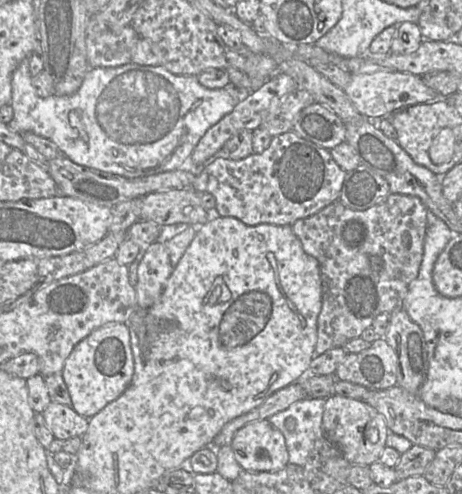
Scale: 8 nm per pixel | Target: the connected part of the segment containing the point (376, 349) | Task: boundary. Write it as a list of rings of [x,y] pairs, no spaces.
[[[378,338],[360,353],[347,353],[335,372],[337,380],[348,381],[368,390],[384,390],[397,385],[397,357],[384,340]]]

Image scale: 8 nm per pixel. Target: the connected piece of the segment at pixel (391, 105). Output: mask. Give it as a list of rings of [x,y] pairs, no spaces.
[[[377,71],[370,74],[352,74],[351,81],[343,91],[348,96],[356,110],[367,119],[391,116],[393,113],[411,105],[435,102],[439,97],[432,88],[424,83],[421,76],[398,71]]]

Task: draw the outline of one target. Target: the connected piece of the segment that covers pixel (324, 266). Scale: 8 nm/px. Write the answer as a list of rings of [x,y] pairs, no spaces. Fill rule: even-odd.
[[[390,193],[363,211],[352,210],[337,200],[291,225],[305,253],[316,258],[319,263],[322,307],[317,317],[315,355],[343,347],[350,340],[360,337],[379,314],[404,309],[409,285],[416,278],[423,258],[428,212],[418,197]]]

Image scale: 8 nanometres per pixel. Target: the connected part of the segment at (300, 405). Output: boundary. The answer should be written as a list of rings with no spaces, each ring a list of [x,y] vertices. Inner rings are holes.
[[[305,398],[292,403],[287,409],[268,418],[285,438],[288,463],[304,466],[317,440],[324,437],[322,416],[326,398]]]

